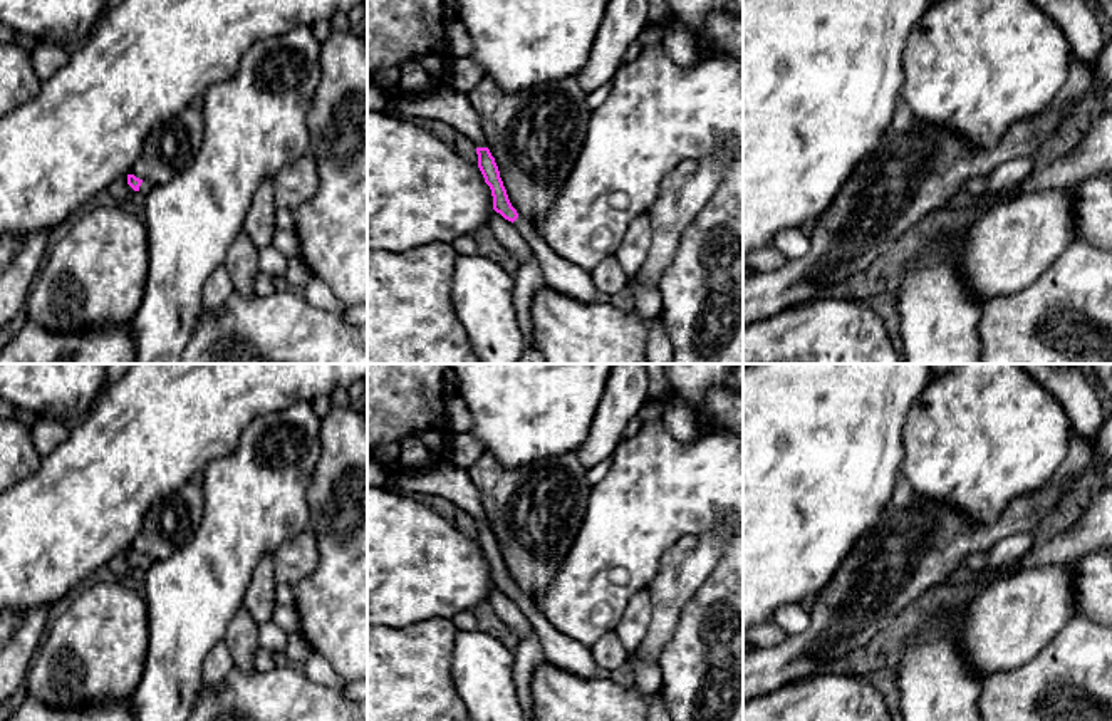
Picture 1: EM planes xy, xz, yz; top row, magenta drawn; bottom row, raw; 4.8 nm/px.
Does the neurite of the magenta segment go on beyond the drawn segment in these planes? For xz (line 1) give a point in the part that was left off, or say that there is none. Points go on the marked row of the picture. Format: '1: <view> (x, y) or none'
1: xz (564, 277)

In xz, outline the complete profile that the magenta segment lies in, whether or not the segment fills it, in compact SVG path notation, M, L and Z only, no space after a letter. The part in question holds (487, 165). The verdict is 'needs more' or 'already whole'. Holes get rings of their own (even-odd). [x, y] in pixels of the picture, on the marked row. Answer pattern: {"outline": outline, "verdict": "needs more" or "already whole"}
{"outline": "M476 148L478 168L485 178L485 183L491 189L493 210L500 213L505 220L512 221L532 253L537 257L540 268L543 272L543 283L560 295L580 300L580 302L597 302L600 293L597 292L590 272L577 267L572 262L560 258L538 235L537 228L518 216L517 210L512 206L503 181L500 178L498 166L488 148Z", "verdict": "needs more"}

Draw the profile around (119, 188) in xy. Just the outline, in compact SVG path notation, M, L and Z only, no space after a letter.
M127 176L116 179L107 189L122 205L129 205L134 193L134 189L127 184Z

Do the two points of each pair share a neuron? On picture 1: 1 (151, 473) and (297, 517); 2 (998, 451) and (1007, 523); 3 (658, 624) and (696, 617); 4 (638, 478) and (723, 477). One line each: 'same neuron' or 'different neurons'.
1: different neurons
2: different neurons
3: different neurons
4: same neuron

